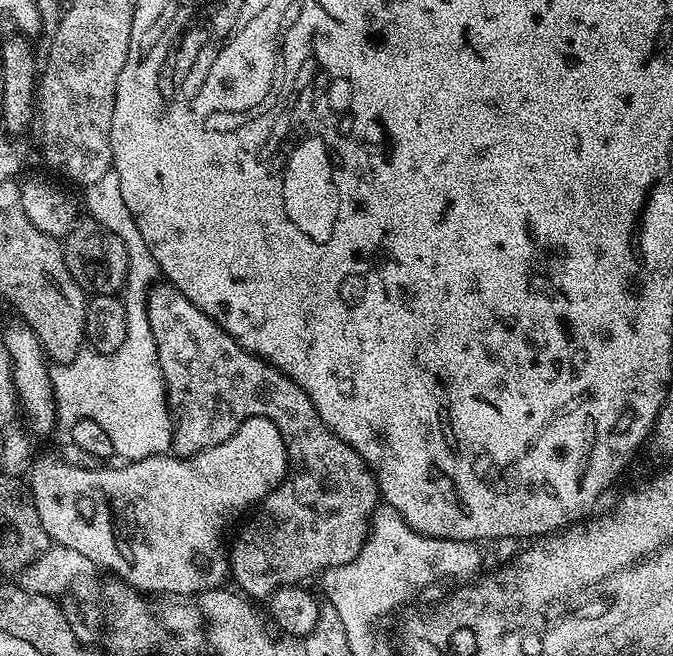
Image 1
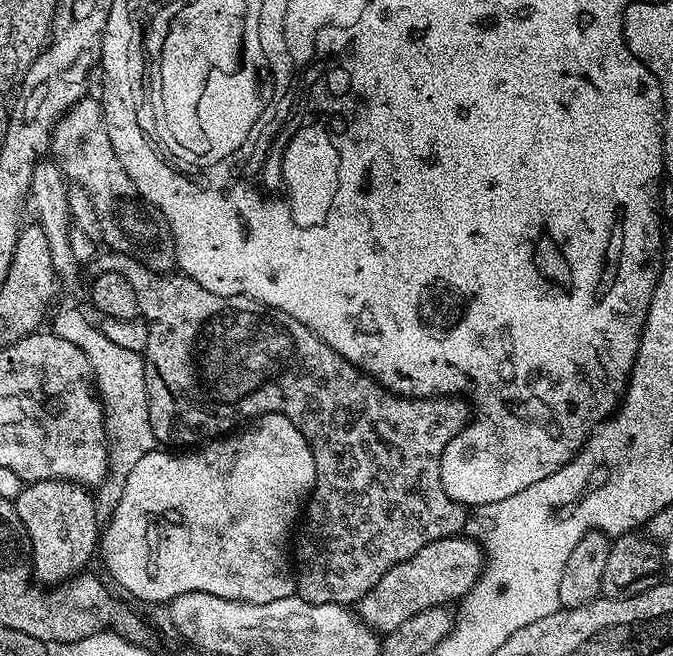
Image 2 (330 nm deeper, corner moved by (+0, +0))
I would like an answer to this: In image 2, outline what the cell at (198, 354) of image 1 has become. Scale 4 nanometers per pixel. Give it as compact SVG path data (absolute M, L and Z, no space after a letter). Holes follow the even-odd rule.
M104 250L97 254L91 261L86 264L86 272L89 277L101 276L104 272L117 272L122 274L122 278L126 278L126 282L130 282L130 286L134 286L134 295L138 298L138 306L140 307L140 316L144 318L146 326L149 327L149 337L146 340L146 346L142 353L144 366L144 381L146 382L146 394L148 395L148 409L150 410L150 426L154 430L154 438L161 445L176 446L172 444L188 444L184 446L200 446L205 442L211 442L217 438L223 437L225 434L231 433L237 427L236 423L240 419L251 421L253 418L266 416L268 413L282 414L286 418L290 418L290 422L294 422L294 426L302 434L302 438L306 438L306 442L310 446L310 450L314 454L314 466L316 467L316 485L313 486L310 499L306 504L306 516L308 512L308 521L304 524L304 529L295 537L296 540L296 556L294 552L294 579L296 581L295 595L302 597L306 602L311 604L342 604L345 606L355 605L359 600L369 592L375 584L382 578L382 574L386 574L386 570L393 568L398 562L406 562L406 558L410 558L414 554L418 554L418 550L422 550L422 546L426 546L435 540L441 540L444 536L454 536L463 533L466 528L466 508L465 505L460 504L454 498L450 498L450 494L446 494L446 490L442 490L442 482L440 481L440 459L444 452L449 451L452 439L459 437L463 433L466 425L470 420L470 404L467 399L459 396L438 396L431 400L414 400L405 398L403 396L396 396L392 392L387 392L385 388L373 376L368 376L360 369L356 368L346 358L342 358L340 354L334 350L330 350L330 346L326 346L326 342L322 342L322 338L318 338L318 334L314 334L306 326L302 326L302 322L298 322L298 318L290 318L290 314L279 312L273 308L265 308L263 304L259 304L257 300L251 300L249 296L223 296L222 294L214 294L210 290L206 290L202 286L198 286L198 282L194 282L190 277L183 274L165 274L162 272L155 272L152 268L147 268L140 260L135 260L132 256L127 256L121 252L113 252L111 250Z

